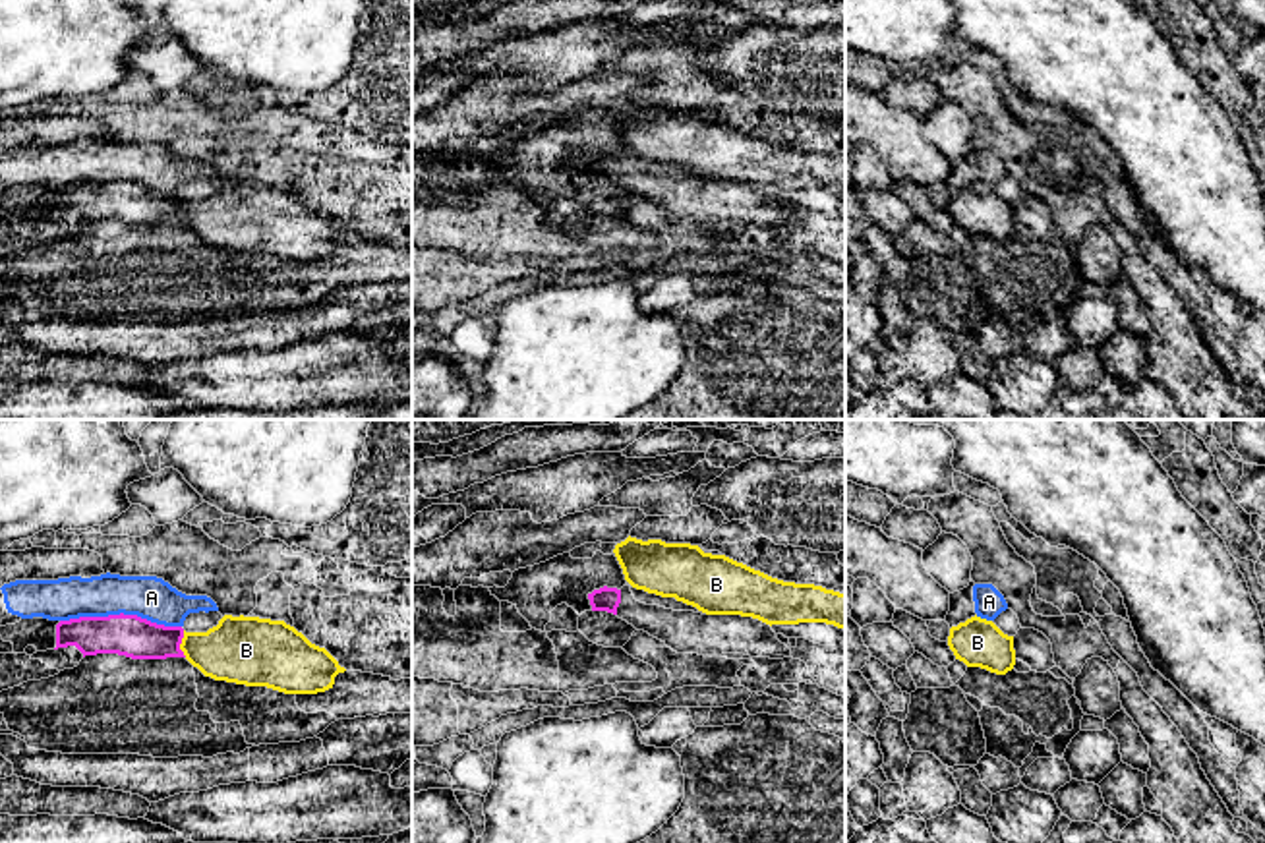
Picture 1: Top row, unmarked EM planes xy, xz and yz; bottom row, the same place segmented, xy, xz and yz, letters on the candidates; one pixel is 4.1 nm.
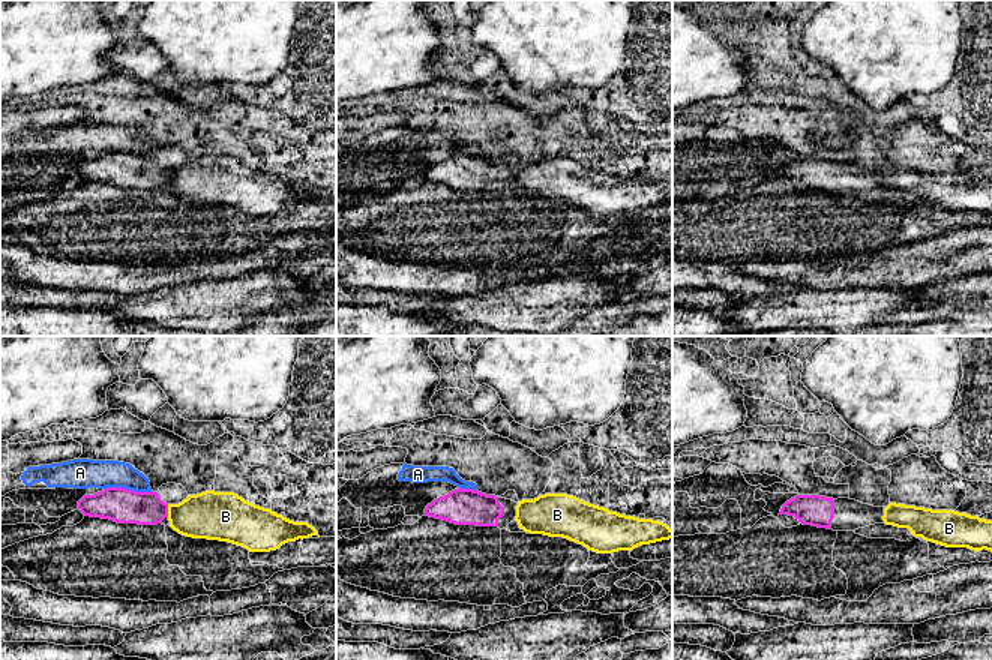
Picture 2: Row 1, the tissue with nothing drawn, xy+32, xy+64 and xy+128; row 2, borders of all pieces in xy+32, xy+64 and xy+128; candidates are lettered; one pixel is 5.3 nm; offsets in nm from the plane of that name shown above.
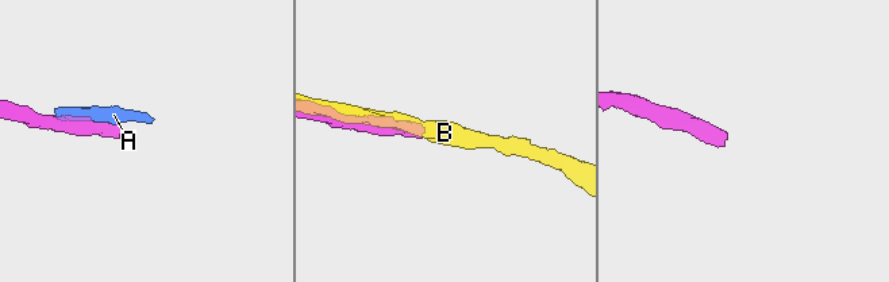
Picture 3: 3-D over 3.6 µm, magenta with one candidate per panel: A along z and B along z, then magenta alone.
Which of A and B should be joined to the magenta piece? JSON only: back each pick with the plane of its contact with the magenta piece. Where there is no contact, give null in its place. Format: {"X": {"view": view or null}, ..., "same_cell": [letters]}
{"same_cell": []}

